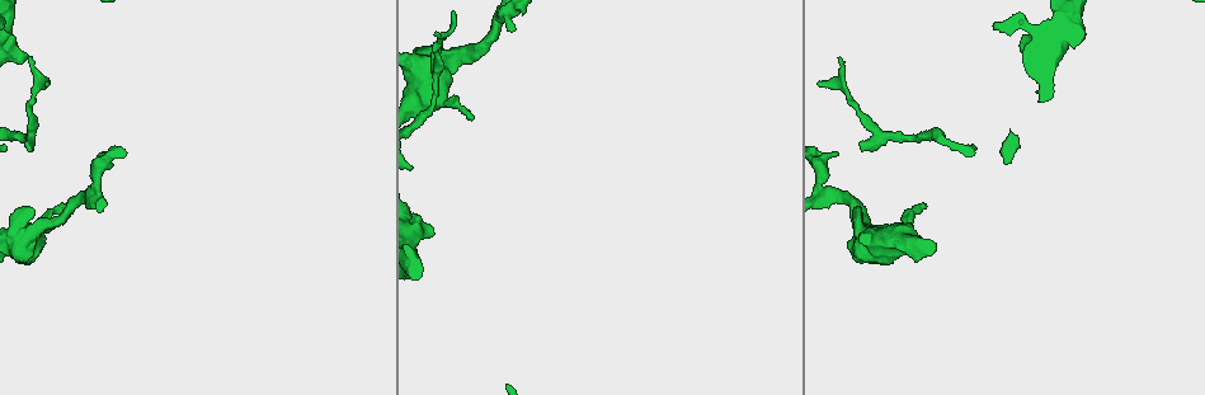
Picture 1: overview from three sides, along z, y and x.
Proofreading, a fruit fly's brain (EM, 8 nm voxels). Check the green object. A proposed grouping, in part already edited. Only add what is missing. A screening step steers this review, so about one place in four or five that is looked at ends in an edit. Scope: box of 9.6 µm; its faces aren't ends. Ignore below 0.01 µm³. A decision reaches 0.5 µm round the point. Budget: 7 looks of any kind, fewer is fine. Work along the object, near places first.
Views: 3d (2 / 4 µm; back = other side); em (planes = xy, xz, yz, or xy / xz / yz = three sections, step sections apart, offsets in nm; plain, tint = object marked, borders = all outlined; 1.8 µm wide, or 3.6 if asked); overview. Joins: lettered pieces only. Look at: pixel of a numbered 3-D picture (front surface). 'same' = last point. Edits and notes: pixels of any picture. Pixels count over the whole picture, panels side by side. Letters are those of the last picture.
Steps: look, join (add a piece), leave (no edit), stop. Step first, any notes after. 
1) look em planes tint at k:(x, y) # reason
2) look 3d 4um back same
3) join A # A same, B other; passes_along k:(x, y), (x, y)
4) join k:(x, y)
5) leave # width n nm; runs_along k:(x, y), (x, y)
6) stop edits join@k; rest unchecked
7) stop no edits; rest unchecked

look em planes borders at 1:(26, 145) # an open end

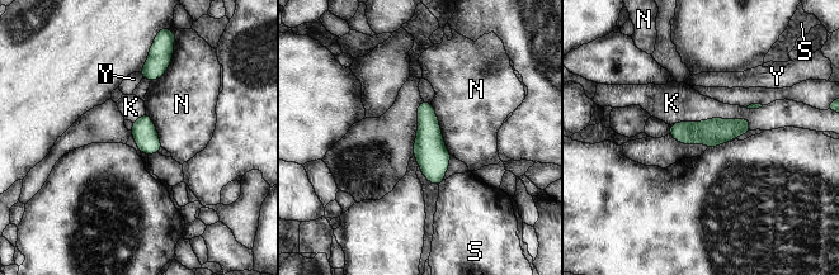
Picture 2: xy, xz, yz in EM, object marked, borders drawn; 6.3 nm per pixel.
leave # width 160 nm; K other, N other, S other, Y other; border 2:(750, 122), (711, 117), (670, 126); none of them fits

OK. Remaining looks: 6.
look 3d 4um at 1:(833, 152) # an open end

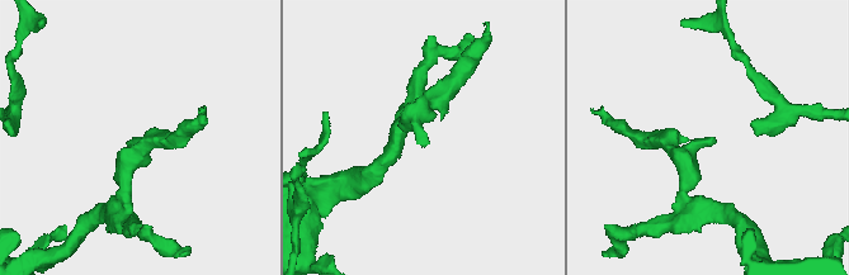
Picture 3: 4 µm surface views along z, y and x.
look em planes tint at 3:(710, 139) # arm_widths 240, 260 nm; now the EM

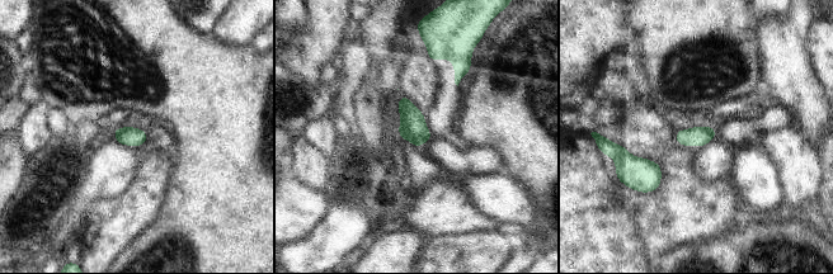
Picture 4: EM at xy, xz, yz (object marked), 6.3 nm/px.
look em planes borders same # what lies round it

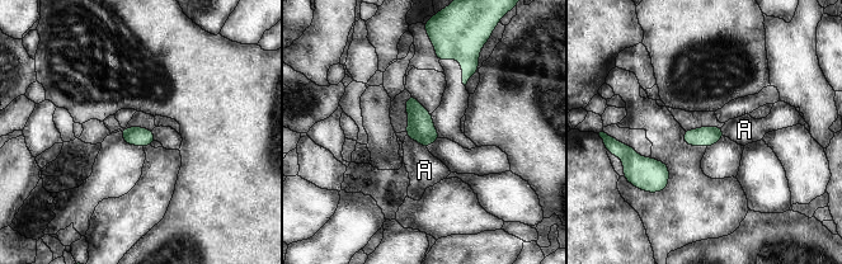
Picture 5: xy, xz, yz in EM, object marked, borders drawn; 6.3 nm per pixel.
join A # A same; it goes on there

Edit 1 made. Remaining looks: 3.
look overview

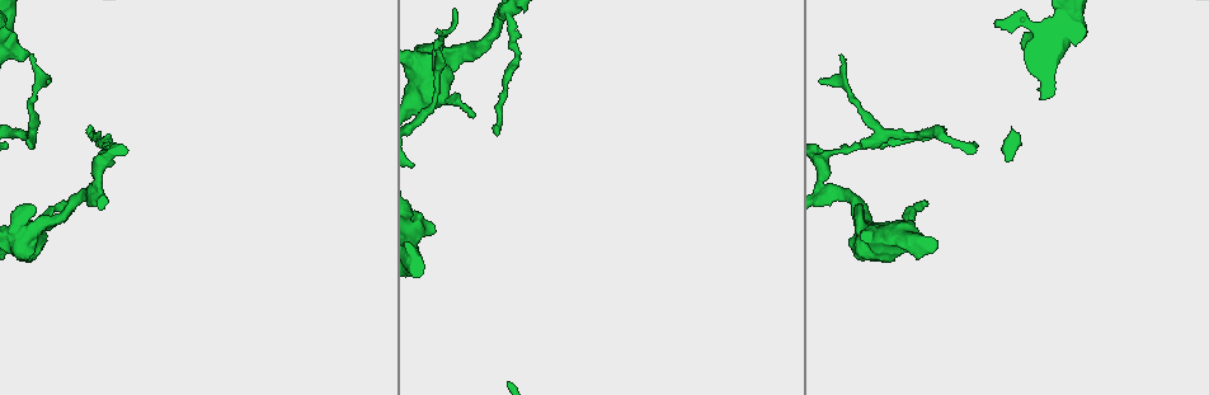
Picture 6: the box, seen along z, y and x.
look em xy step 8 plain at 6:(91, 128) # branch stops here

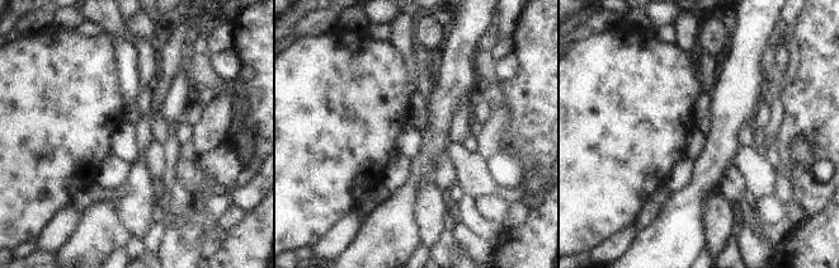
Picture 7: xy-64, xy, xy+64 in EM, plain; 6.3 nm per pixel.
look em xy step 8 borders same # see the neighbours

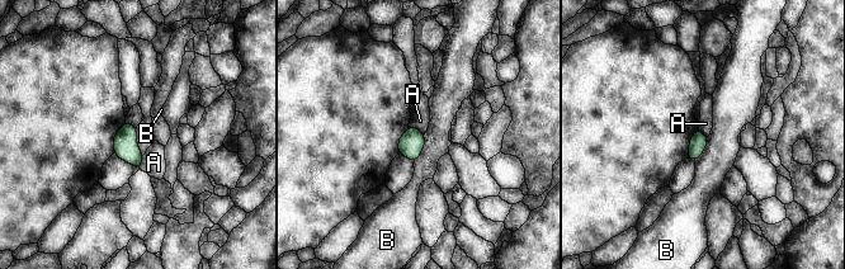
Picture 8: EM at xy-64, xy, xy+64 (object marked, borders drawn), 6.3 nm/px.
leave # A other, B other; border 8:(409, 126), (414, 126), (424, 133); none of them fits

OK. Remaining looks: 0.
stop edits join@5; rest unchecked

